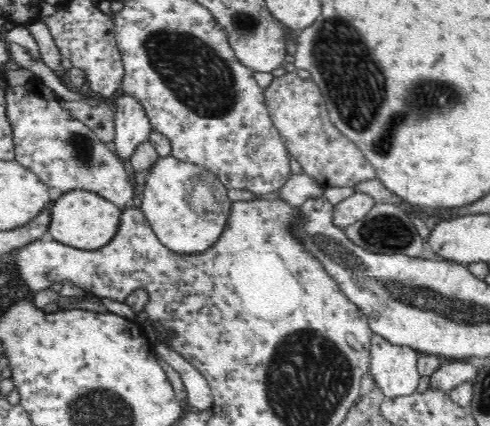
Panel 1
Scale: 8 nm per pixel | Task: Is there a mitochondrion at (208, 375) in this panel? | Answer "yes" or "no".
no

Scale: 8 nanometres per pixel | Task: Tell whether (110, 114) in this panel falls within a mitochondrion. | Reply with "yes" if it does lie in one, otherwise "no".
no

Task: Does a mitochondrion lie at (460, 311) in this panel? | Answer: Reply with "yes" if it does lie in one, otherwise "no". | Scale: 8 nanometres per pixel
yes

